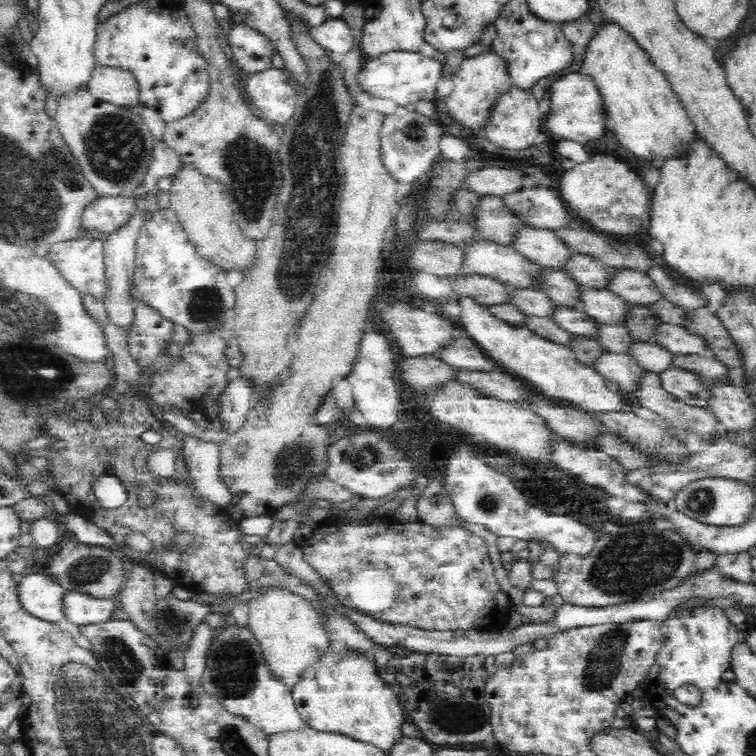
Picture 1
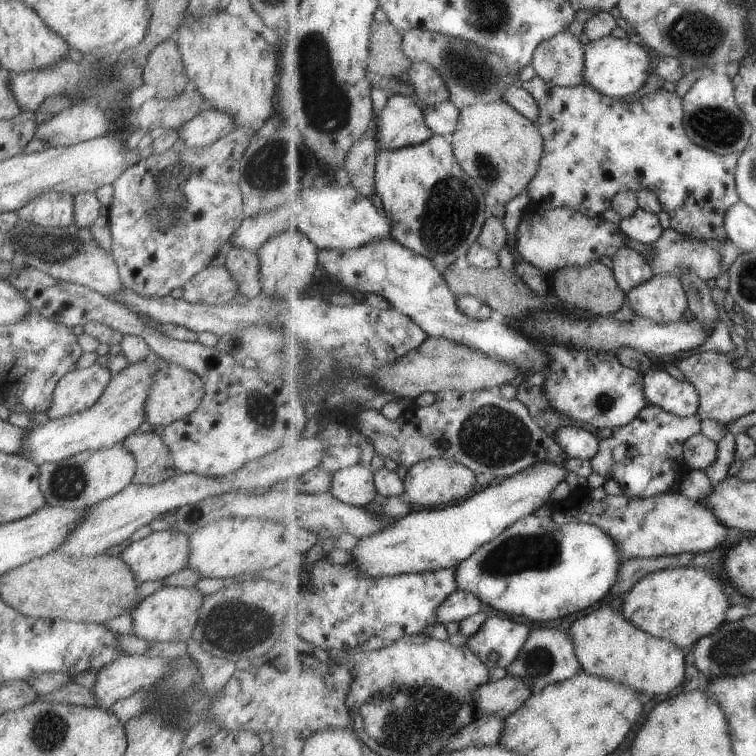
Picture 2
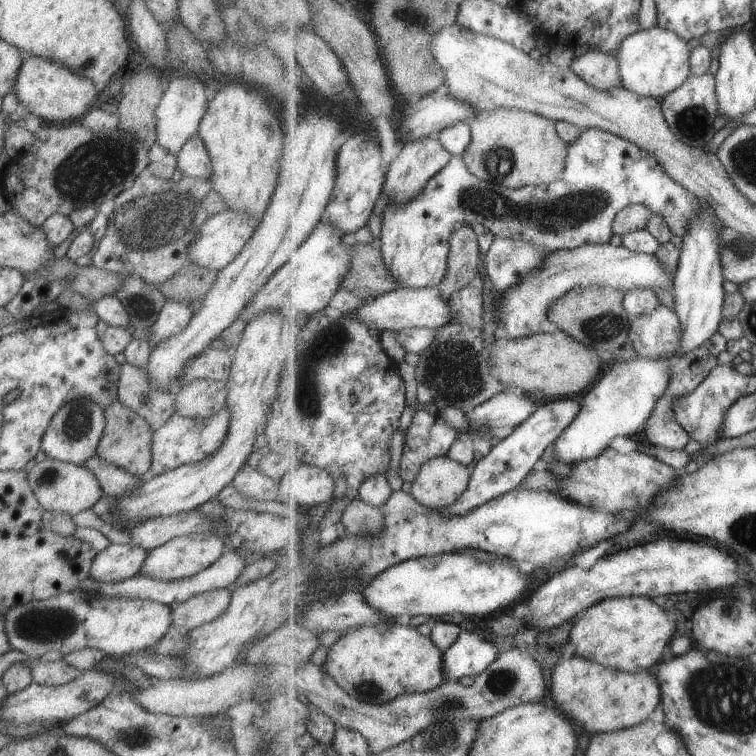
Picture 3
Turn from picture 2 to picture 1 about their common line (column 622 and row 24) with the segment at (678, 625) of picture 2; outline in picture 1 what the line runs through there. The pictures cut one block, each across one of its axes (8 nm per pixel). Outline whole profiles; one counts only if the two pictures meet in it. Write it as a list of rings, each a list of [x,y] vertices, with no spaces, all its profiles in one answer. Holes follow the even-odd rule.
[[[607,22],[600,28],[600,33],[588,42],[583,62],[587,75],[593,78],[598,87],[606,116],[612,122],[609,129],[612,130],[612,134],[617,138],[621,148],[630,150],[630,154],[634,154],[636,158],[650,163],[654,160],[660,160],[662,163],[666,160],[672,160],[672,158],[688,156],[688,152],[692,150],[692,144],[698,138],[694,124],[688,120],[688,116],[684,112],[685,108],[664,74],[654,68],[644,49],[640,48],[628,33],[624,32],[618,25]]]

